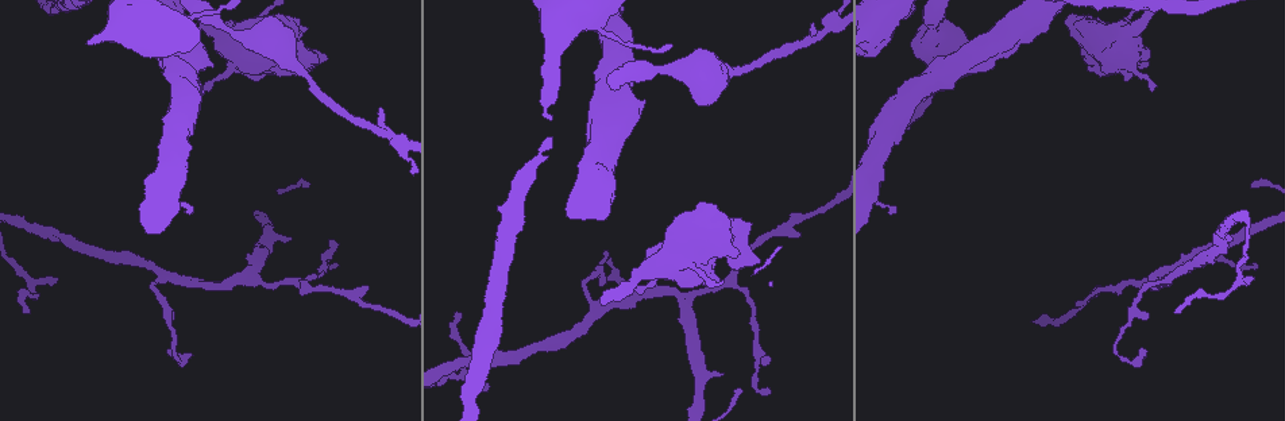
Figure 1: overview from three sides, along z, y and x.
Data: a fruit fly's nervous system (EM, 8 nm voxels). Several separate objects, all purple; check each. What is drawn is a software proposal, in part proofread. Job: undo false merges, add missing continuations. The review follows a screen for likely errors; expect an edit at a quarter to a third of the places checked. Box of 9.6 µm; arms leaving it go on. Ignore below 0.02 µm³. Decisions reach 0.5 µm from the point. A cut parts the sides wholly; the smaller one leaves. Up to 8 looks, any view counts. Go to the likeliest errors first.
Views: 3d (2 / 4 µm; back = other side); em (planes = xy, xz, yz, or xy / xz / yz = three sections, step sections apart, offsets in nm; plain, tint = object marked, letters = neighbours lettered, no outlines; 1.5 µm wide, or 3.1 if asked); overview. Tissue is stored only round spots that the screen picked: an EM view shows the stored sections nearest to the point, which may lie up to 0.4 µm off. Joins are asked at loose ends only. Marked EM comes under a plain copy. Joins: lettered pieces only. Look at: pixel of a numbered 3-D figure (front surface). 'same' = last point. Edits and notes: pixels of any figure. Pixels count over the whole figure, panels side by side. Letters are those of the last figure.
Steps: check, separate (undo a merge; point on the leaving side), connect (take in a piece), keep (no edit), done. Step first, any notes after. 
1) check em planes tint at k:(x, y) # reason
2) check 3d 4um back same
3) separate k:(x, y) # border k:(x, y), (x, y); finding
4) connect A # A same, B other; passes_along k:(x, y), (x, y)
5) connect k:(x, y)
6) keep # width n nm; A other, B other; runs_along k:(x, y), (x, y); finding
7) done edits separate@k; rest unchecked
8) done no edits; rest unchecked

check em planes tint at 1:(736, 252) # thick end

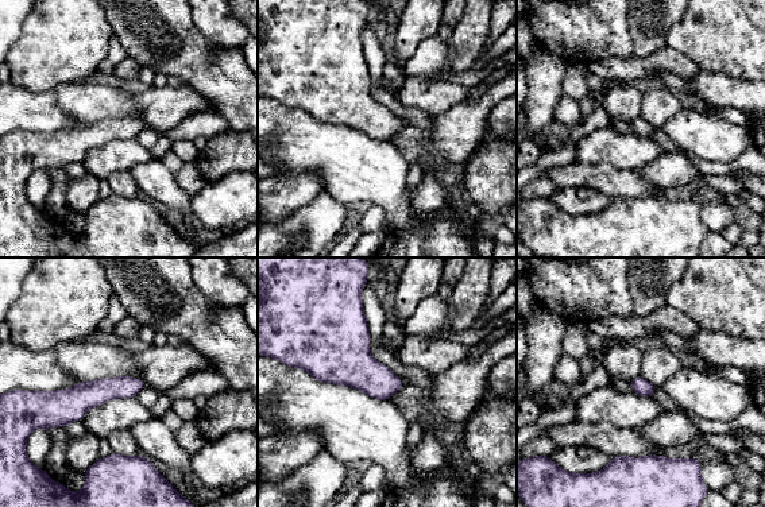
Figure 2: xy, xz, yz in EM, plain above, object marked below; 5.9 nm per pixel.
check em planes letters same

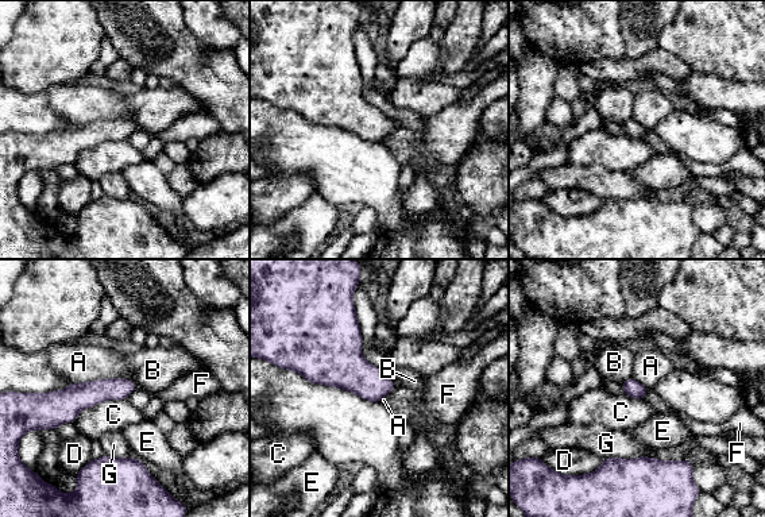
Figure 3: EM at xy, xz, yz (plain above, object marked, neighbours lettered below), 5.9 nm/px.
keep # A other, B other, C other, D other, E other, F other, G other; none of them fits

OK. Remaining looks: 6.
check 3d 2um back at 1:(152, 289) # sharp bend

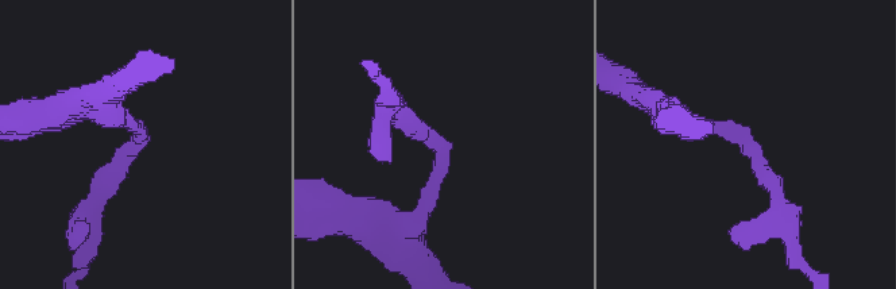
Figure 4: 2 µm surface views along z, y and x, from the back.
check em xy step 4 tint at 4:(145, 135)

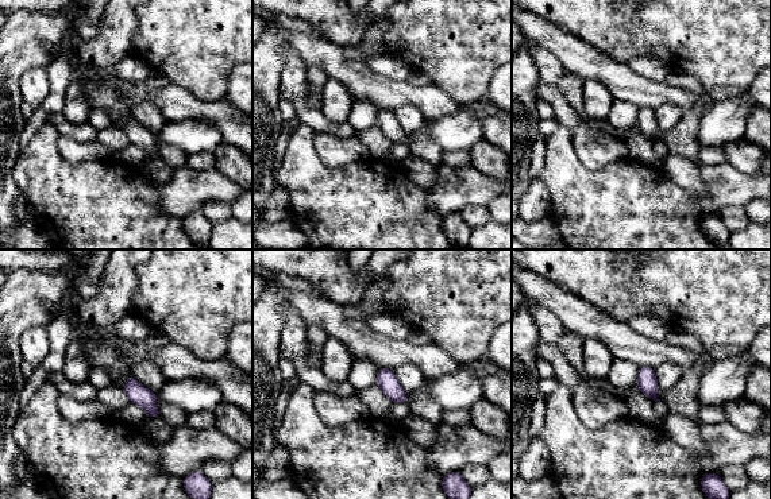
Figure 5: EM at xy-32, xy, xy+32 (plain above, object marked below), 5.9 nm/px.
check em planes letters same

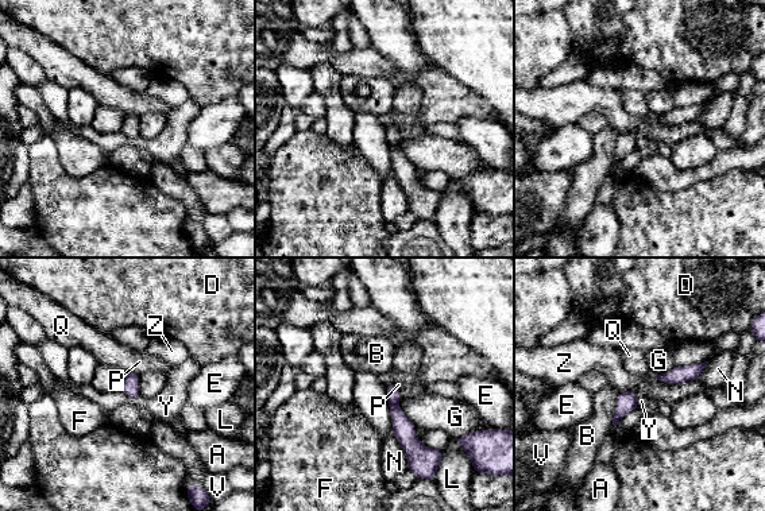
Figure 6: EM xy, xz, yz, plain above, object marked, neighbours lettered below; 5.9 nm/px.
keep # A other, B other, D other, E other, F other, G other, L other, N other, P other, Q other, V other, Y other, Z other; border 6:(120, 390), (131, 398), (139, 395); all the same neuron

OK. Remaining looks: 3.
check em planes letters at 1:(486, 389) # thin end

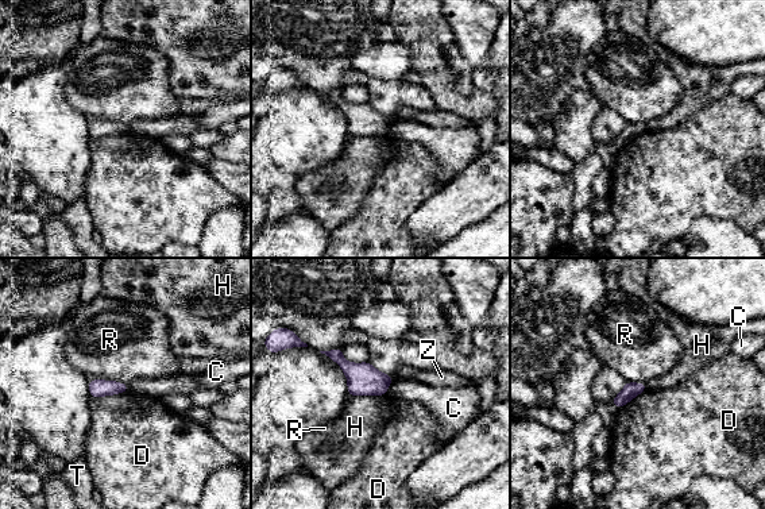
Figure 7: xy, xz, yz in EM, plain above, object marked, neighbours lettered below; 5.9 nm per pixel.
keep # longest_contact D 240 nm; C other, D other, H other, R other, T other, Z other; border 7:(128, 389), (91, 398); none of them fits

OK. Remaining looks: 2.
done no edits; rest unchecked

